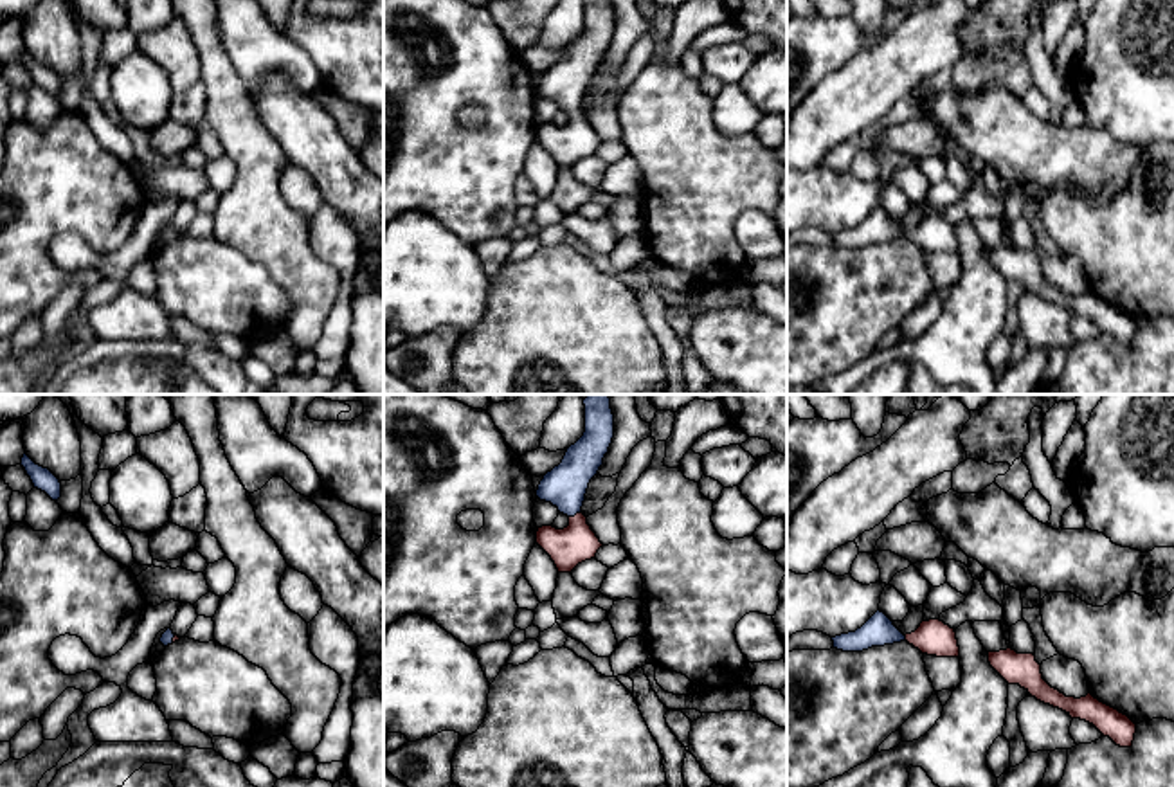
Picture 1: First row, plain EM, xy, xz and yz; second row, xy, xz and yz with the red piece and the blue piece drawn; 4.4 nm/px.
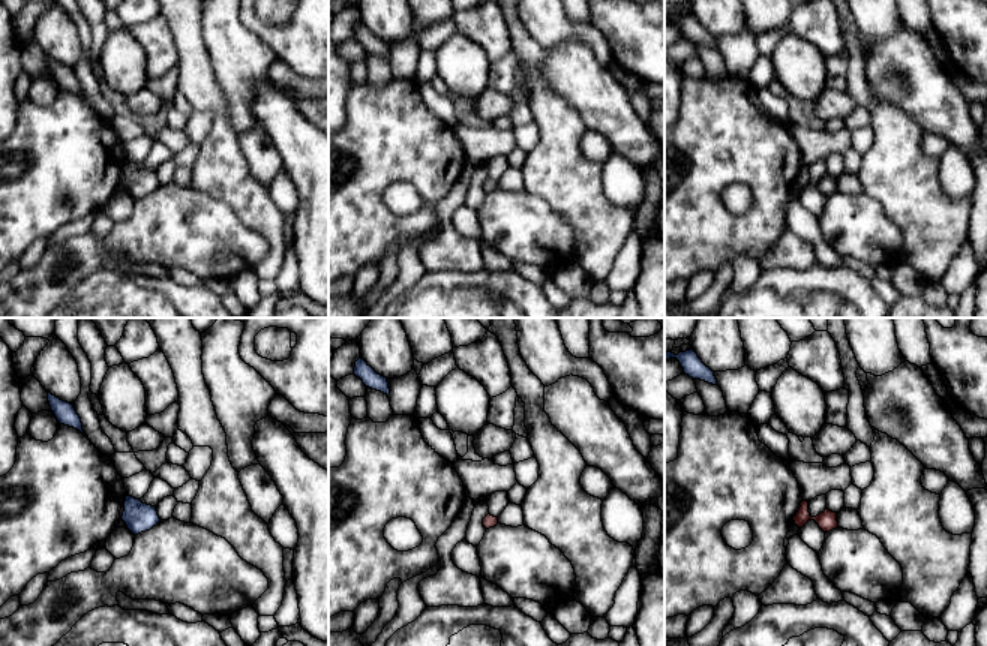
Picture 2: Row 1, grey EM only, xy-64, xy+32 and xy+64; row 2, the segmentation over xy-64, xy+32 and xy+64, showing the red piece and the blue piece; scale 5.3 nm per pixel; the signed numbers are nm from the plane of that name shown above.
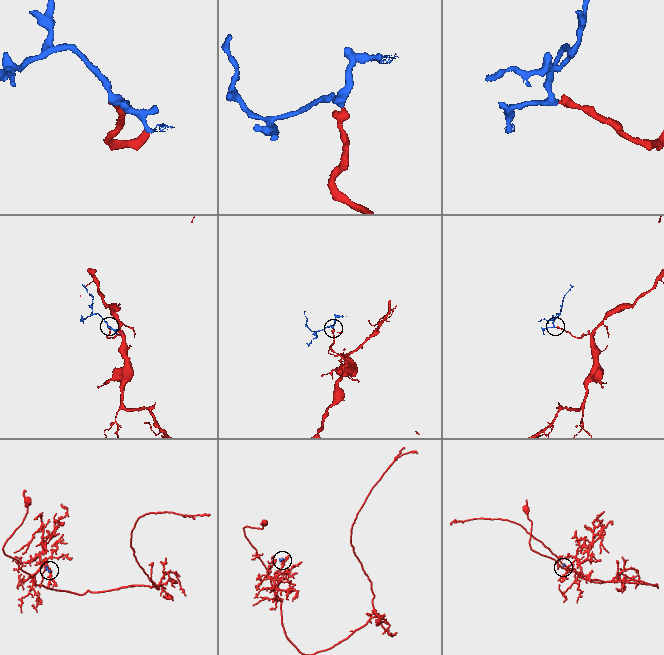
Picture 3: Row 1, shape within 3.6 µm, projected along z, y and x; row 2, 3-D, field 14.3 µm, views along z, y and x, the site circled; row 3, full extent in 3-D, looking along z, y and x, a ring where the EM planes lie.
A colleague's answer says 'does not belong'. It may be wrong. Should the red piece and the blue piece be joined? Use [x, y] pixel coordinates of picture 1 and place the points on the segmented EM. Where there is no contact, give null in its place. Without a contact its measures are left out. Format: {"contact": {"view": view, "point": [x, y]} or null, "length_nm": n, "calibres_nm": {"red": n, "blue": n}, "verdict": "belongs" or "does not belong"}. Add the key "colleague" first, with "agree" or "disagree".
{"colleague": "disagree", "contact": {"view": "xz", "point": [577, 514]}, "length_nm": 70, "calibres_nm": {"red": 170, "blue": 190}, "verdict": "belongs"}

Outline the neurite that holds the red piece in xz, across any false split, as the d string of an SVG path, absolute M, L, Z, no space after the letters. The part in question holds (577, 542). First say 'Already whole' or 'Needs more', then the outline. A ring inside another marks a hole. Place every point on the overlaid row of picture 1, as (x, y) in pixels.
Needs more. M587 394L585 432L567 448L562 463L544 475L537 497L551 502L569 517L569 526L542 526L537 544L551 556L558 573L571 573L578 564L596 556L603 546L582 513L591 479L603 465L614 438L614 414L609 394Z

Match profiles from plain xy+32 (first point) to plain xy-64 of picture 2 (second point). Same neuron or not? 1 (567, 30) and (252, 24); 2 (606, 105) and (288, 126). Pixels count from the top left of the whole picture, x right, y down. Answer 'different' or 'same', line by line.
1: different
2: same

